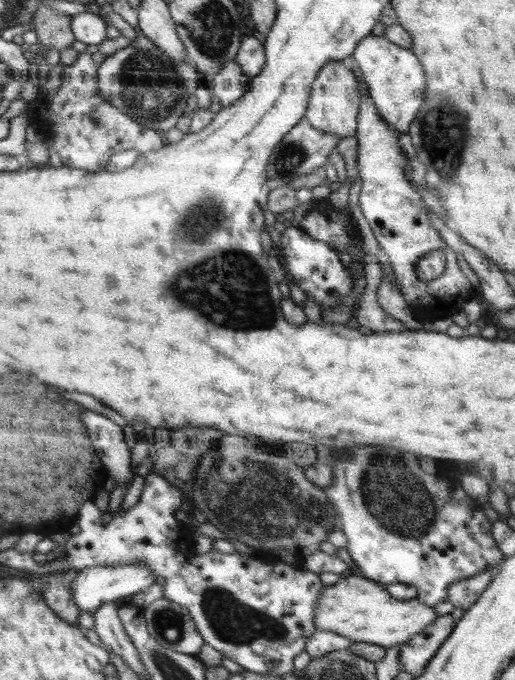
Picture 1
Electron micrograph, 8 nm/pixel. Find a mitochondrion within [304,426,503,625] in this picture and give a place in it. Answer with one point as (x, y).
(400, 501)

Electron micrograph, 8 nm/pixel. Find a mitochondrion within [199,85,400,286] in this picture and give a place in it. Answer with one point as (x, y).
(291, 156)

